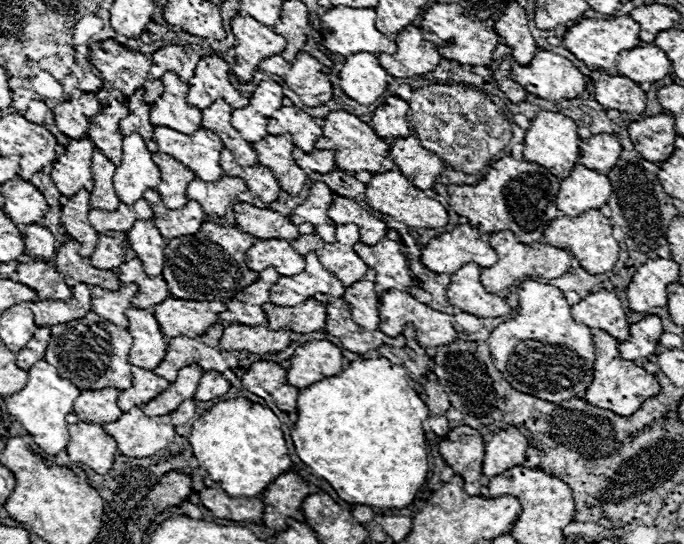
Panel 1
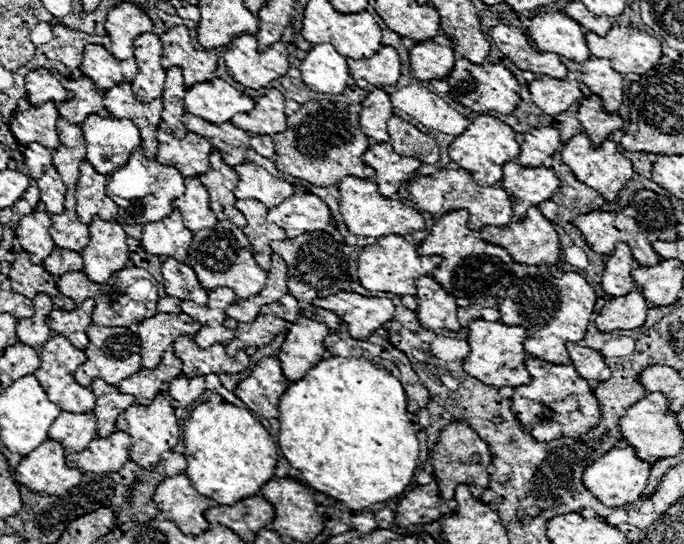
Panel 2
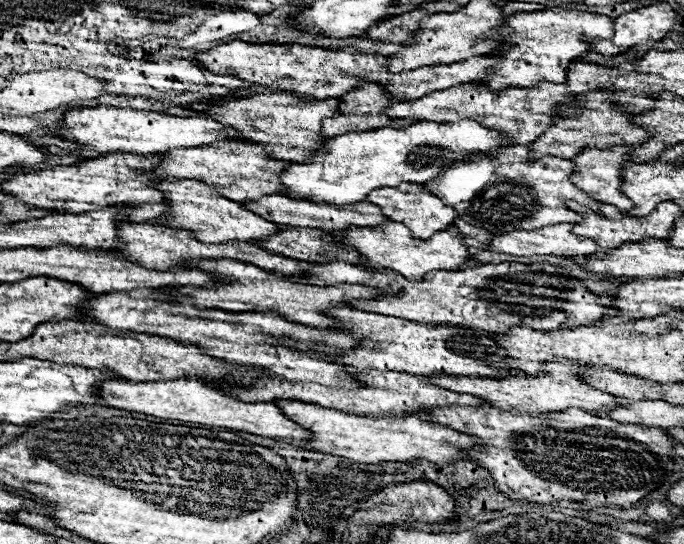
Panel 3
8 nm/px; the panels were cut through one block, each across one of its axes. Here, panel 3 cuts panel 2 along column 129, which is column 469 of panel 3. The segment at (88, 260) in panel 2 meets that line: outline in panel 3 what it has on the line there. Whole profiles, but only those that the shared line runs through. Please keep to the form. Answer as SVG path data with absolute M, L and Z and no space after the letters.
M390 222L384 226L366 226L366 228L350 228L344 232L332 232L340 244L354 246L358 248L362 256L362 266L366 268L388 268L394 270L402 276L406 276L410 282L422 282L424 274L434 272L434 270L458 270L460 266L468 264L470 252L468 246L464 244L462 234L450 234L446 232L436 232L430 236L430 240L414 240L410 236L410 230L404 224Z

